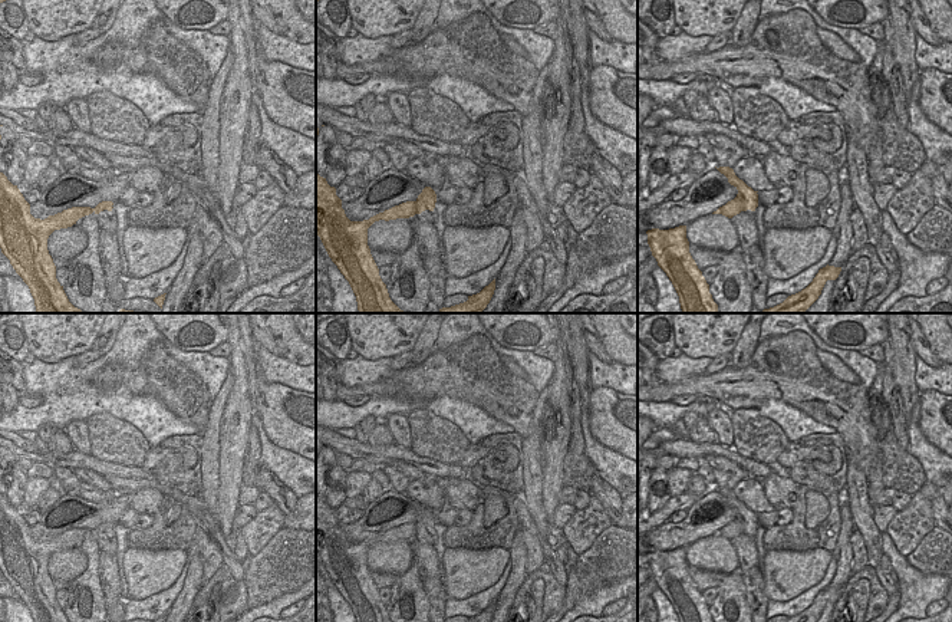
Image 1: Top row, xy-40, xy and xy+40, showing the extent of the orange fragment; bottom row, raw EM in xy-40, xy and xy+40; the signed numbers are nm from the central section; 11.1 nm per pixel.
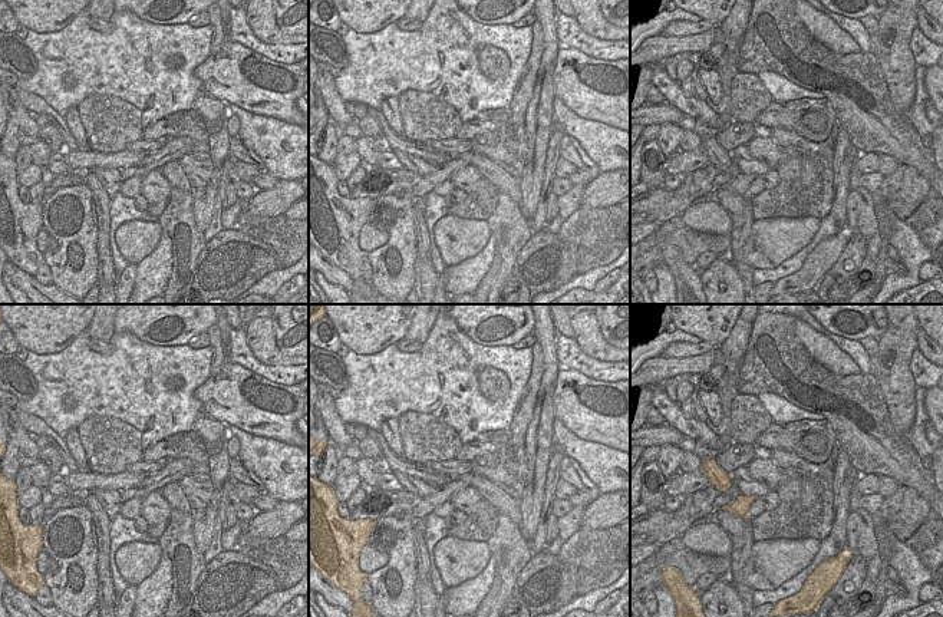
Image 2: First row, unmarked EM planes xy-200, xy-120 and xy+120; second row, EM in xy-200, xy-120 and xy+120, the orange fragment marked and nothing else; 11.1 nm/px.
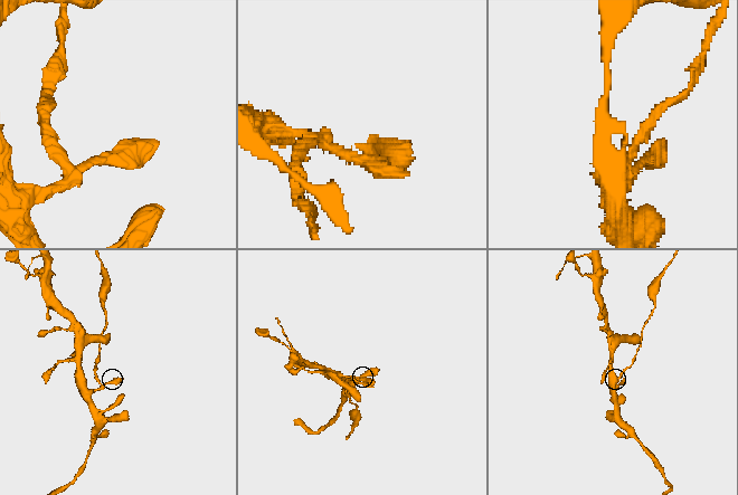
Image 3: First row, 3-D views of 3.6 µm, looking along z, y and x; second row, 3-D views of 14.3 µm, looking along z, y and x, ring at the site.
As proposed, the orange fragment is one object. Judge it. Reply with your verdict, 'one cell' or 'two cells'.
two cells

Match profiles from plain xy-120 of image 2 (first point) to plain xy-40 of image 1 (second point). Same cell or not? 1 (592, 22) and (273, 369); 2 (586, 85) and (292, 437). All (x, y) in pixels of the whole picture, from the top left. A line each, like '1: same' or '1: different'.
1: different
2: same

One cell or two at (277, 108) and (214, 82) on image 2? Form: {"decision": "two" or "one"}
{"decision": "one"}

